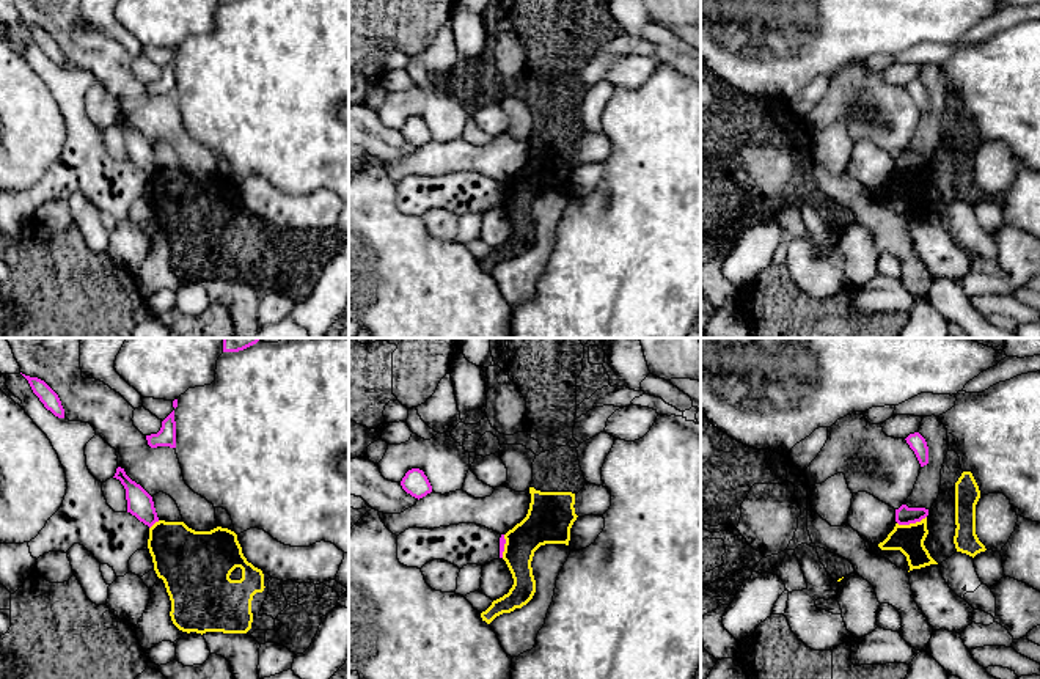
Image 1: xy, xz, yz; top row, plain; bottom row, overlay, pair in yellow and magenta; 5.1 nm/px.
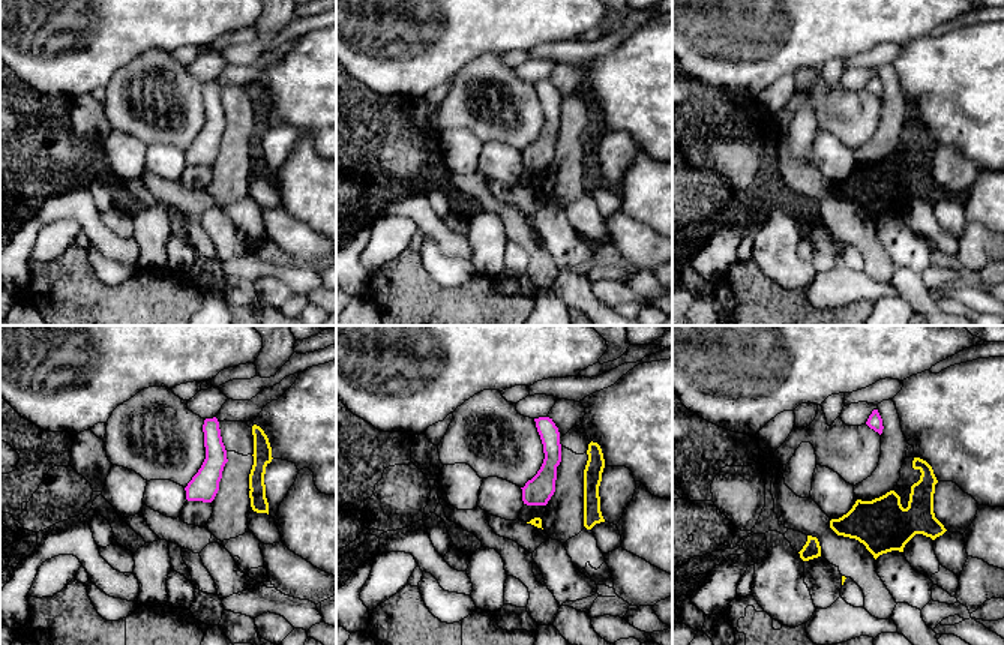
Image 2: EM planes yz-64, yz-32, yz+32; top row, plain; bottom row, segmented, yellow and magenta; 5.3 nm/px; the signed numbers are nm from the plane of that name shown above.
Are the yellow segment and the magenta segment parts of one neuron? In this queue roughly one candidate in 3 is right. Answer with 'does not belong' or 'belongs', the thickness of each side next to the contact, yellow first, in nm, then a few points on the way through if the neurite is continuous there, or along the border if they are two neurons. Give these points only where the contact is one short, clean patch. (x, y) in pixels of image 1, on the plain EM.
does not belong; calibres 150 and 100 nm; border yz (926, 164), (915, 170), (897, 172)

